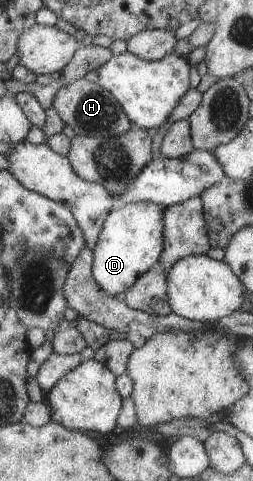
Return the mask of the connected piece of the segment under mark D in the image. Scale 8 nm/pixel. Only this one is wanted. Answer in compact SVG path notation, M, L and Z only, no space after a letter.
M130 202L112 209L99 231L98 241L91 249L91 274L102 292L121 296L130 290L139 275L156 263L163 251L163 211L165 207L152 202Z

